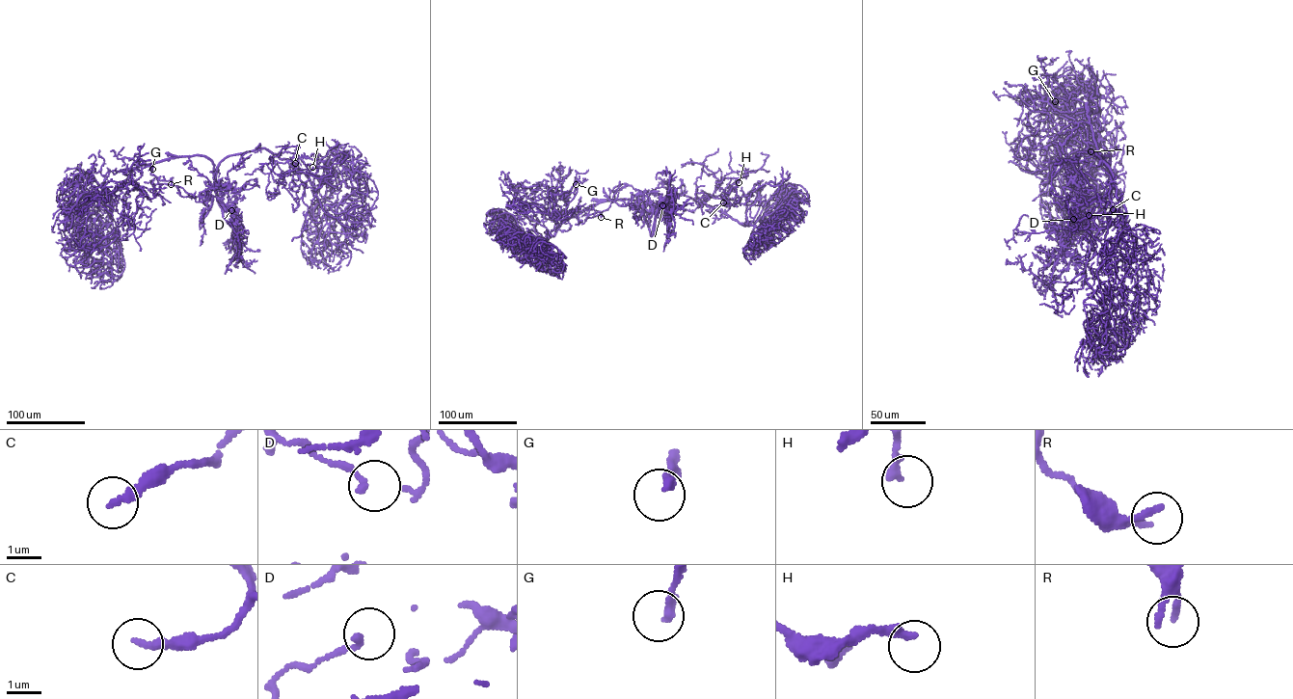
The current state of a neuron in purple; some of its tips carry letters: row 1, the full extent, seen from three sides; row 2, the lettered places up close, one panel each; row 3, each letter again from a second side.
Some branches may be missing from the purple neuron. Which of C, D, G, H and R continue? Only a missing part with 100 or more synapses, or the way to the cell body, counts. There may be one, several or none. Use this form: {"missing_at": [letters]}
{"missing_at": []}

